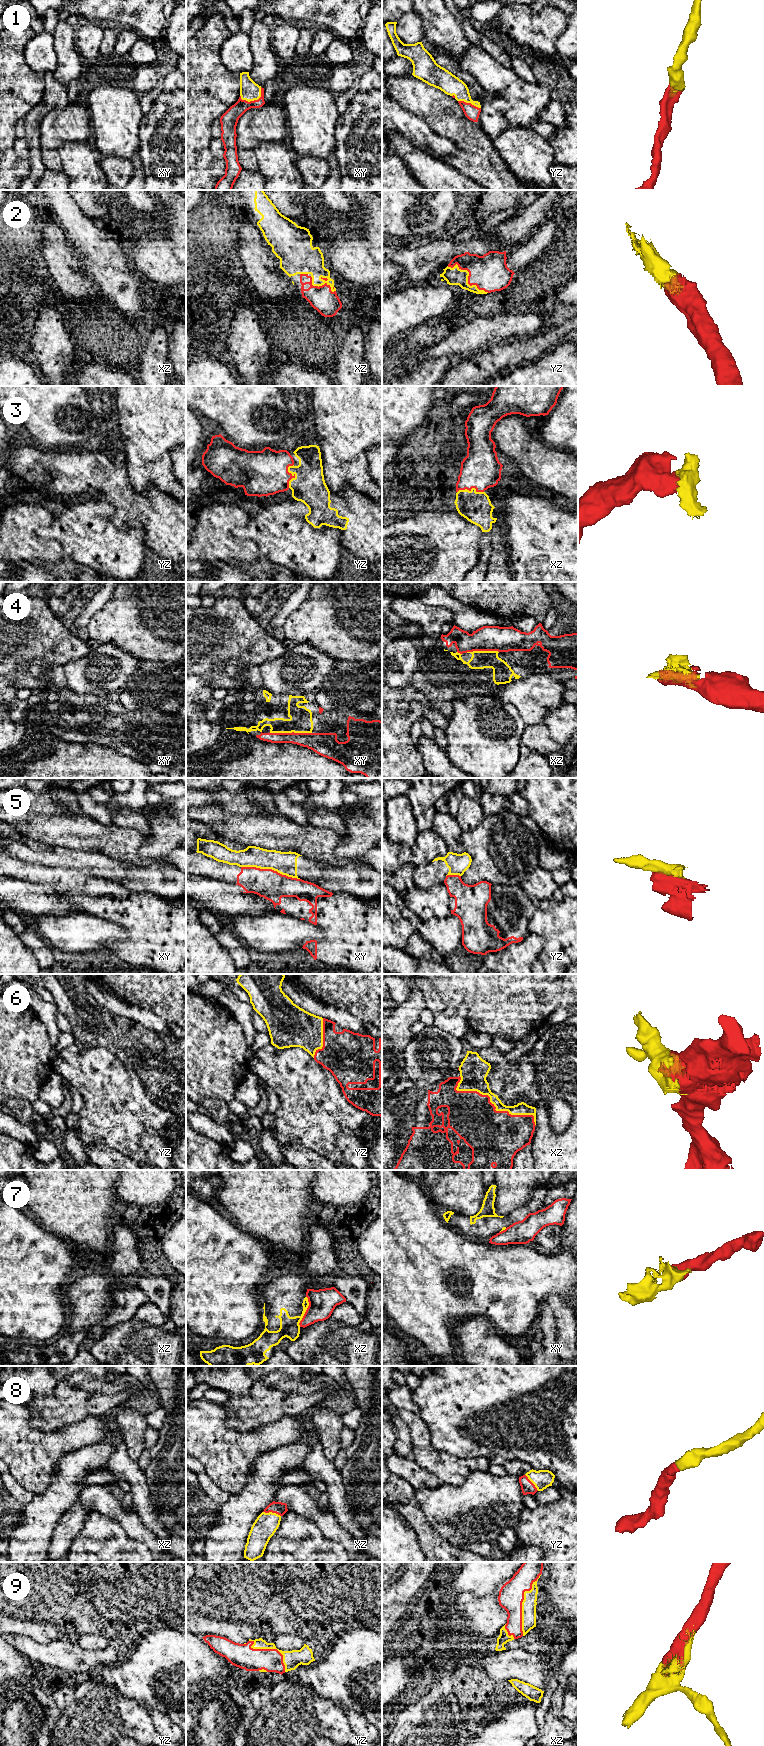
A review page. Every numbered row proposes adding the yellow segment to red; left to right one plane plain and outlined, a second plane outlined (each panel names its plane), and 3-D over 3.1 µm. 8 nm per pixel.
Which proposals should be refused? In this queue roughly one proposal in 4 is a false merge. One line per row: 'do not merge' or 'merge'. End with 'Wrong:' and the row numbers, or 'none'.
1: merge
2: merge
3: merge
4: merge
5: do not merge
6: merge
7: do not merge
8: merge
9: merge
Wrong: 5, 7

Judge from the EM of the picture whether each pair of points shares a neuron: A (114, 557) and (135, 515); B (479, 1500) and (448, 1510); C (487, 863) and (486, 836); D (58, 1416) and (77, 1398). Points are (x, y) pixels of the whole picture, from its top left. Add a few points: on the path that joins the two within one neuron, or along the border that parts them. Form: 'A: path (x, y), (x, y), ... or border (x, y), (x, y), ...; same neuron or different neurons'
A: border (112, 509), (118, 527), (145, 530), (144, 543); different neurons
B: path (471, 1505), (466, 1509), (456, 1510); same neuron
C: path (487, 856), (487, 843); same neuron
D: path (63, 1411), (72, 1403); same neuron

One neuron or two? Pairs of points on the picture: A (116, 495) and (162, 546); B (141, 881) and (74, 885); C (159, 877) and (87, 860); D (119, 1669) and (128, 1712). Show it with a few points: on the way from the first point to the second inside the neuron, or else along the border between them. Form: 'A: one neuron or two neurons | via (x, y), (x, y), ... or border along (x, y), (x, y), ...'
A: one neuron | via (129, 509), (156, 532)
B: two neurons | border along (104, 878), (117, 882), (138, 893)
C: one neuron | via (141, 877), (130, 877), (105, 868)
D: two neurons | border along (104, 1682), (113, 1684), (124, 1695), (144, 1708)

